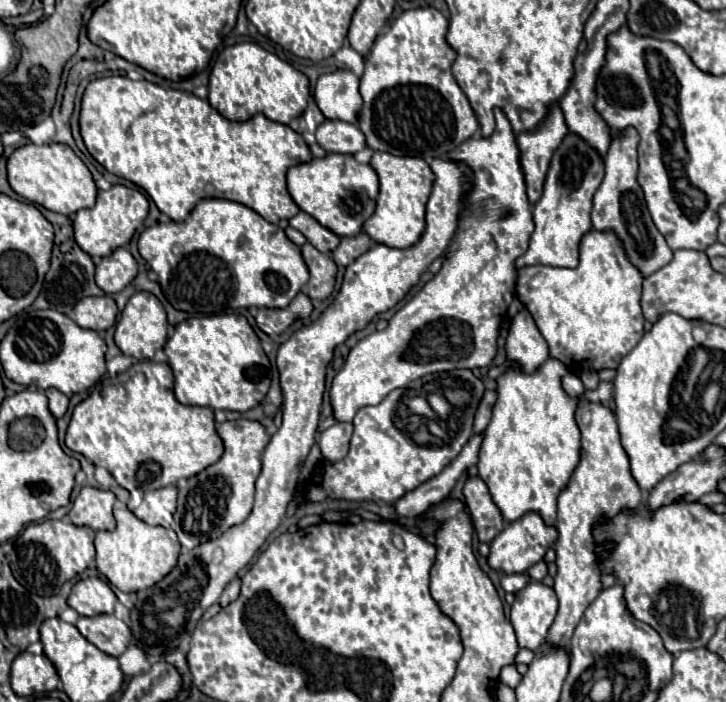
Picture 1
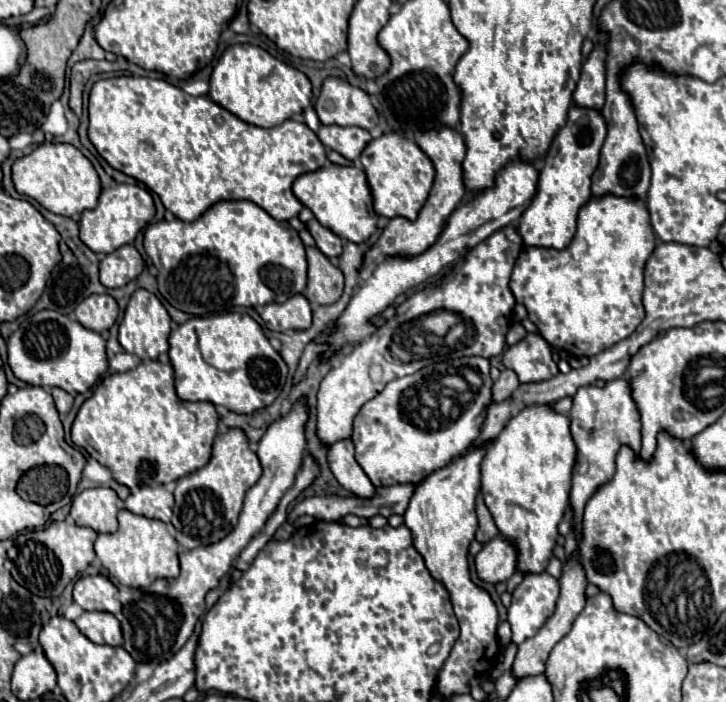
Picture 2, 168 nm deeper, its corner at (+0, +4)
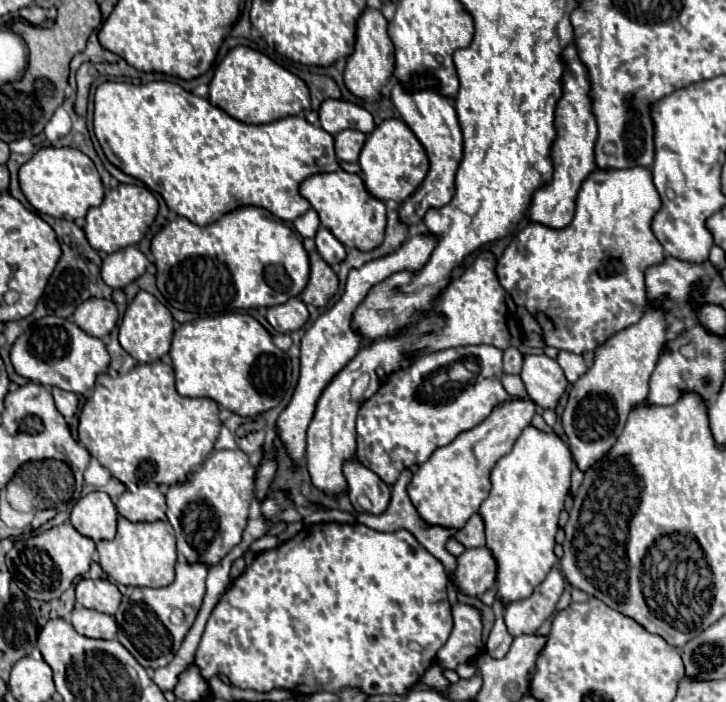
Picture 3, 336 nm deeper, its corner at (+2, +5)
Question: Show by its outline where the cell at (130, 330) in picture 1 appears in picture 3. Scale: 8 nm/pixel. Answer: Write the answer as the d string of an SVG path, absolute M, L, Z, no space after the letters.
M139 292L133 302L127 306L123 322L119 326L119 342L127 354L131 354L137 362L155 362L171 348L173 338L173 316L171 312L149 292Z

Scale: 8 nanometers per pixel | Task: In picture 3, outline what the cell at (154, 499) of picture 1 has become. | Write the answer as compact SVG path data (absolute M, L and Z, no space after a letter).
M137 484L138 491L126 490L119 496L115 508L129 522L155 522L165 518L165 496L157 484Z

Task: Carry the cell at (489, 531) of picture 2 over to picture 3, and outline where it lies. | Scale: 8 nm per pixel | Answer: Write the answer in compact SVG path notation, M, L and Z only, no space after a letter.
M473 514L469 522L455 532L455 540L461 542L465 548L479 548L485 546L485 528L479 514Z

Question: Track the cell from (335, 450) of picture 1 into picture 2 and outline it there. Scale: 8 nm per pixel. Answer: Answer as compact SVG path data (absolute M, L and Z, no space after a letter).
M341 439L335 441L327 447L327 461L329 467L335 475L335 479L351 493L357 497L373 497L375 487L369 481L369 477L363 473L363 469L357 465L355 457L355 447L351 439Z

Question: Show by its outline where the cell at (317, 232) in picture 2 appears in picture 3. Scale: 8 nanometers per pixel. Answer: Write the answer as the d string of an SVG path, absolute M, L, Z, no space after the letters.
M319 228L317 236L315 236L315 244L317 244L317 250L321 254L321 258L329 264L329 266L335 266L335 264L341 264L345 260L345 248L343 244L327 230L327 228Z

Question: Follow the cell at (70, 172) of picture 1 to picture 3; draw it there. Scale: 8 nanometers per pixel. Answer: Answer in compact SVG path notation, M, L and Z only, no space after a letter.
M41 148L19 168L19 184L25 198L37 212L65 220L85 218L87 210L99 206L103 200L101 176L91 158L77 148Z

